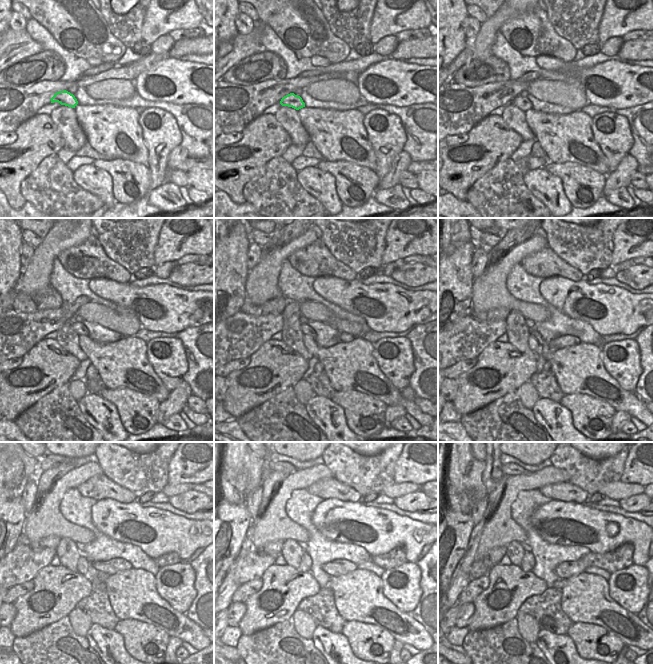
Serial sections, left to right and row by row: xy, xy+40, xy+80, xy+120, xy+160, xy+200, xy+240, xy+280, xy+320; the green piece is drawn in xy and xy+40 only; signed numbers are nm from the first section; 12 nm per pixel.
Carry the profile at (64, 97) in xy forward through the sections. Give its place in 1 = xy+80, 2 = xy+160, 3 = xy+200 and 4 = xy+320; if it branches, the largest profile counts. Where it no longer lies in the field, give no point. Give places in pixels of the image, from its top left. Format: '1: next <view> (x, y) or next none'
1: next xy+80 (519, 101)
2: next xy+160 (306, 329)
3: next xy+200 (563, 341)
4: next xy+320 (622, 557)

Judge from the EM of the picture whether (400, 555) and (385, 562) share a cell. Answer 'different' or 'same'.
same

